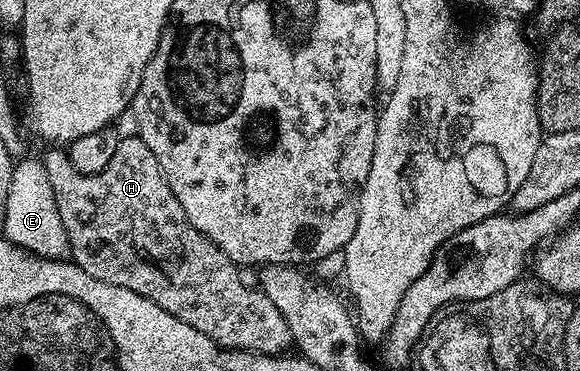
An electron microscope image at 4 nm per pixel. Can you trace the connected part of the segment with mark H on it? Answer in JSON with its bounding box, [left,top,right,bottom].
[44,137,294,355]

